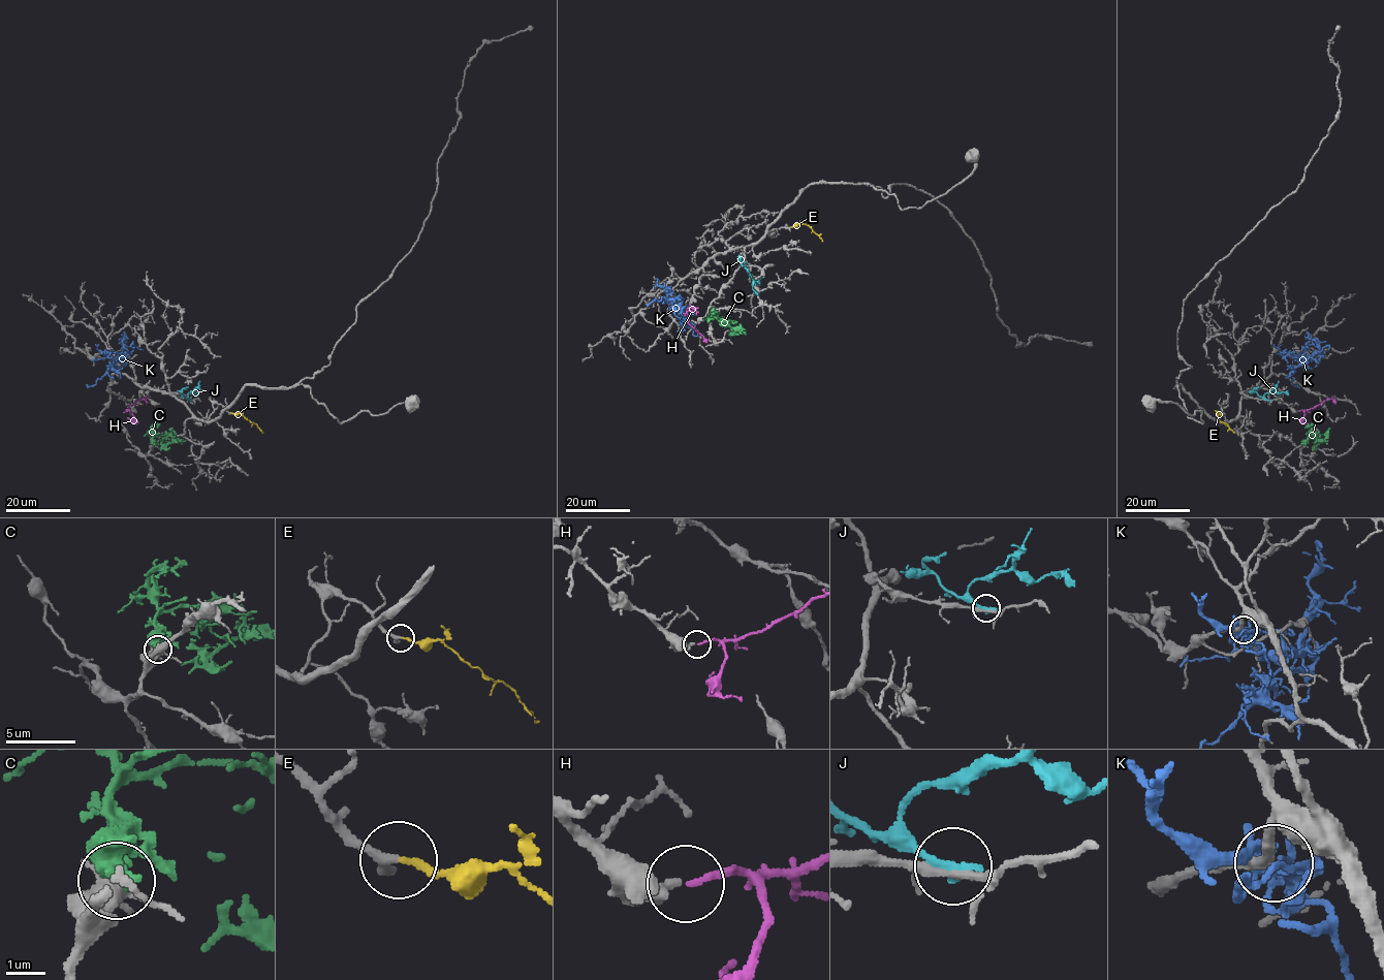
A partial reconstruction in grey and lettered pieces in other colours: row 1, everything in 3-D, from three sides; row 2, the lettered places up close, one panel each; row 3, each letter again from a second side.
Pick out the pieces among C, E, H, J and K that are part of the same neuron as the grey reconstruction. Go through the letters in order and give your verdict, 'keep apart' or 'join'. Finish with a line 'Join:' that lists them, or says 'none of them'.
C: keep apart
E: join
H: join
J: keep apart
K: keep apart
Join: E, H

